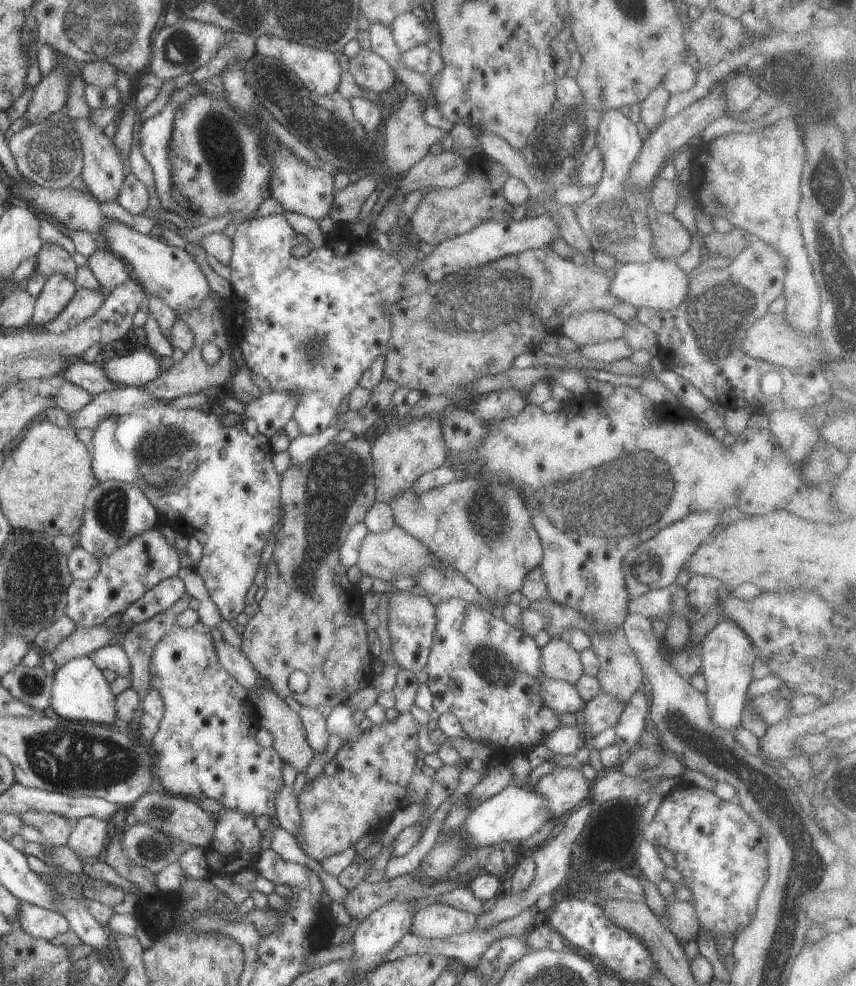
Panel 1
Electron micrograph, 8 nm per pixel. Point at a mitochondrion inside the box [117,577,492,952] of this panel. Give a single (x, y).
(154, 846)

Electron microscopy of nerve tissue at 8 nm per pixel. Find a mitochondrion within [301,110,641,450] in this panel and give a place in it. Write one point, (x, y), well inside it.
(489, 297)

